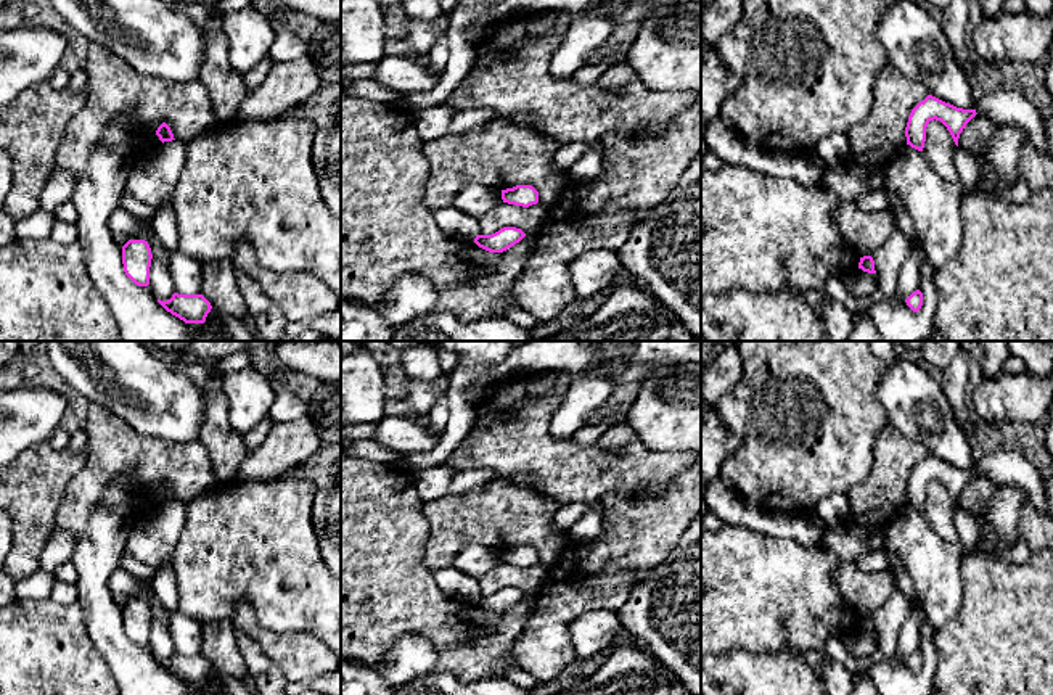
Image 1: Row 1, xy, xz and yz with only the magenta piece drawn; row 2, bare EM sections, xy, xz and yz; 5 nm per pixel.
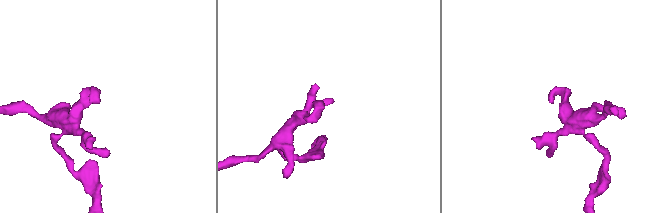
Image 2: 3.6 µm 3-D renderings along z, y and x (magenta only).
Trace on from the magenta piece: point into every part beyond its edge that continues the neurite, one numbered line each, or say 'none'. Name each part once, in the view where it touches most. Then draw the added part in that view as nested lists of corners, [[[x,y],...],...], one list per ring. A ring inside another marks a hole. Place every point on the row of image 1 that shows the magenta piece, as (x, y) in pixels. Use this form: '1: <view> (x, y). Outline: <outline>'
1: yz (873, 143). Outline: [[[886,63],[875,79],[870,116],[846,132],[850,148],[847,161],[868,171],[884,171],[907,146],[908,116],[928,95],[923,84],[903,77]]]

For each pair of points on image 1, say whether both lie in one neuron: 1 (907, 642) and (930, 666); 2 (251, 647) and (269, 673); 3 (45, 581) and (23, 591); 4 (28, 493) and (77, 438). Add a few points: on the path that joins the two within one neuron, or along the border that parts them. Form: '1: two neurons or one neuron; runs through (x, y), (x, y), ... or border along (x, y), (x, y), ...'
1: two neurons; border along (925, 623), (918, 649)
2: one neuron; runs through (253, 653), (262, 666)
3: one neuron; runs through (40, 584), (28, 589)
4: two neurons; border along (68, 448), (84, 449)

